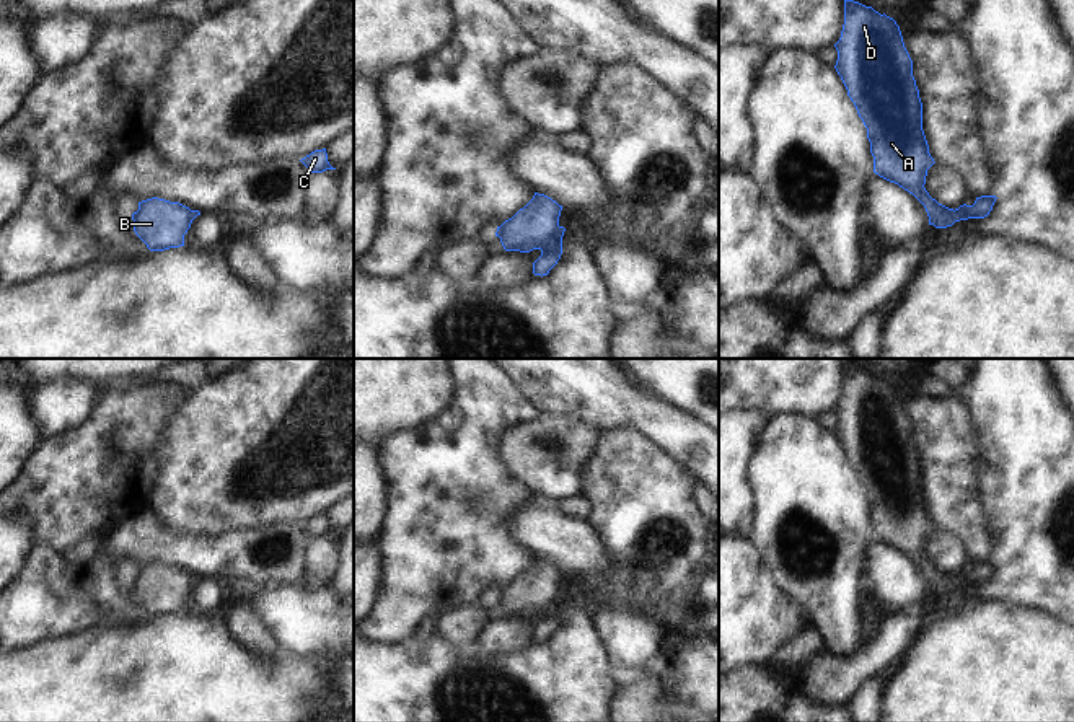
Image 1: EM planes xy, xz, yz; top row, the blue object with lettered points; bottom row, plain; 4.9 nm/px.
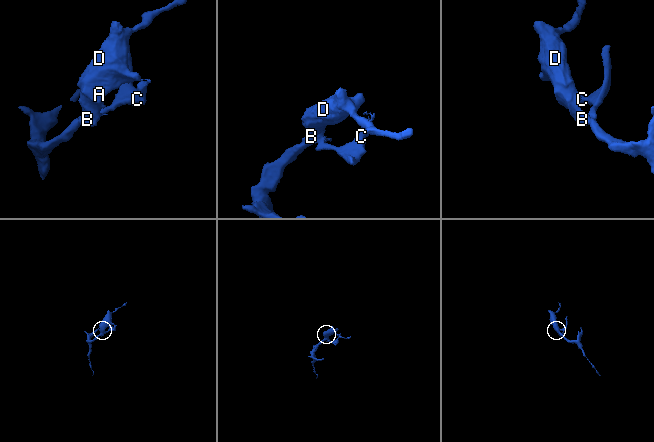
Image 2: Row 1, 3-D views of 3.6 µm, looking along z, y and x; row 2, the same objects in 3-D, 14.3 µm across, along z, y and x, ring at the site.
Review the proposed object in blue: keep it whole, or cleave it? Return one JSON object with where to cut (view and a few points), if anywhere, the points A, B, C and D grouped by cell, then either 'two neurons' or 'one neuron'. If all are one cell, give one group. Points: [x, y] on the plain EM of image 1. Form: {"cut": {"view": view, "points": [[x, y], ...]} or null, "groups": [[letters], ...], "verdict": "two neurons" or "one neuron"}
{"cut": {"view": "xz", "points": [[558, 590], [545, 603], [527, 605], [515, 615]]}, "groups": [["A", "B", "D"], ["C"]], "verdict": "two neurons"}

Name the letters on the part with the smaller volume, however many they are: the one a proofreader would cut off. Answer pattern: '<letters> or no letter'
C

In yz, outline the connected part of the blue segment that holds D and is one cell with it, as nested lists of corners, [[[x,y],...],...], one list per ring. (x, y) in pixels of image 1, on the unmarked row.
[[[844,363],[844,390],[834,412],[838,416],[834,434],[867,494],[874,538],[913,559],[924,570],[929,590],[952,592],[953,574],[939,569],[924,553],[927,535],[935,526],[922,495],[922,468],[900,391],[885,378]]]

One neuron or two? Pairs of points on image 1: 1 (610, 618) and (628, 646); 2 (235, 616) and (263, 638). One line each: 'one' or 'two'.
1: one
2: one

